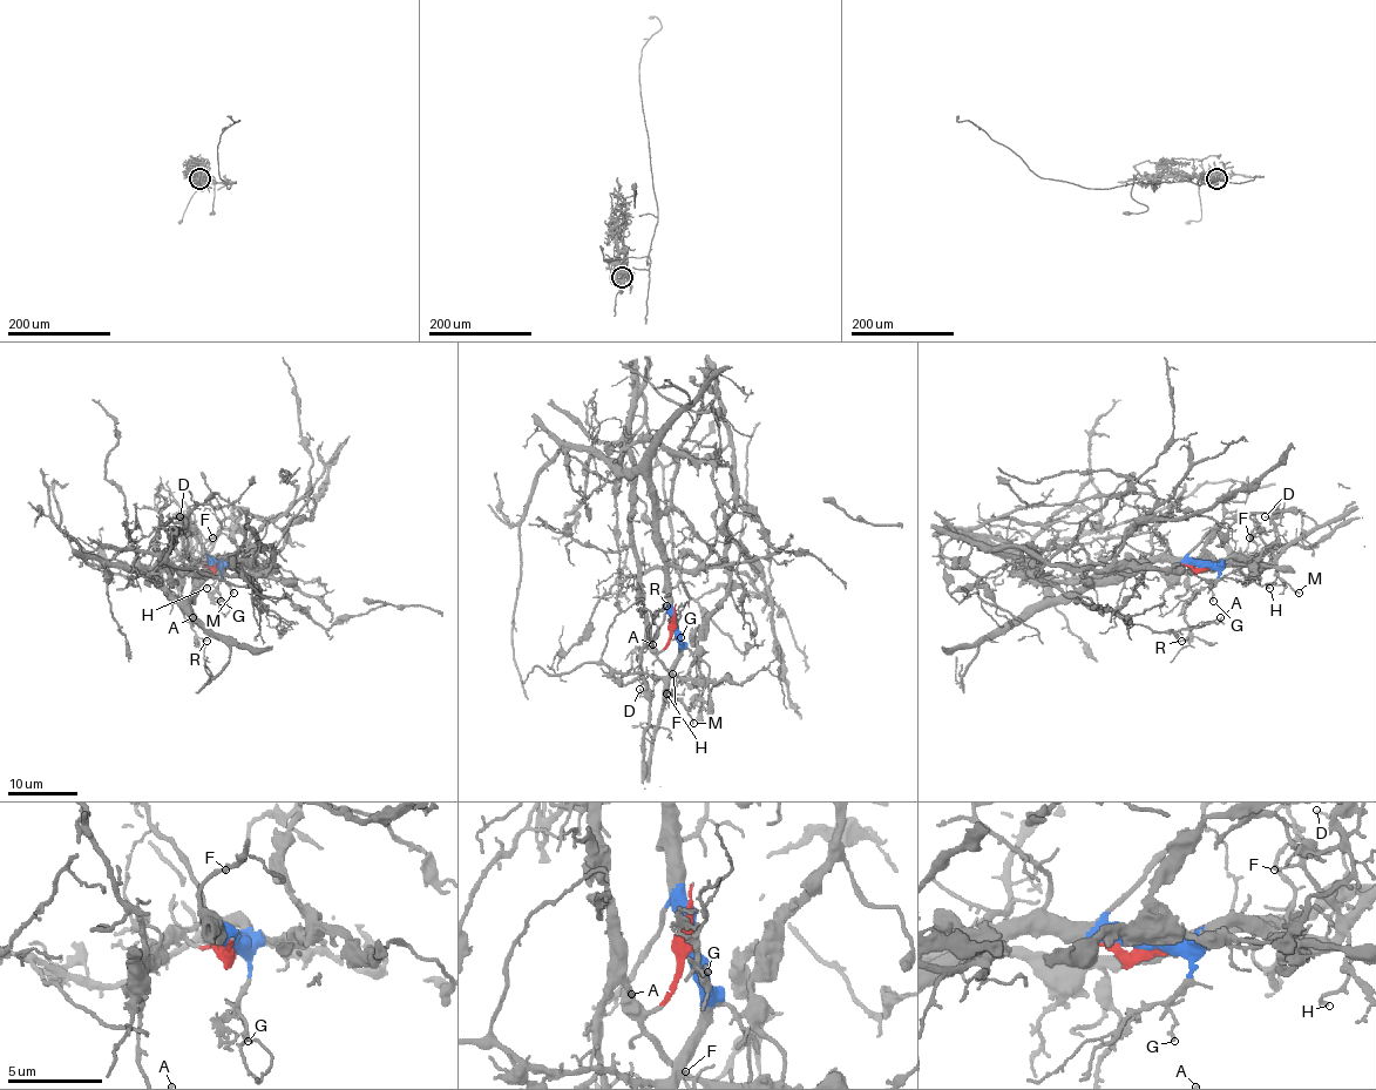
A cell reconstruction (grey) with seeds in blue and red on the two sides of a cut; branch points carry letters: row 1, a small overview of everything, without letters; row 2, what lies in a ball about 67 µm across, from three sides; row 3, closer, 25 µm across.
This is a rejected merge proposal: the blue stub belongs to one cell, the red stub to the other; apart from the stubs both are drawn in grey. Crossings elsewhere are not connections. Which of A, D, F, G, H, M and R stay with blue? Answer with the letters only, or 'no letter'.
F, G, H, M

